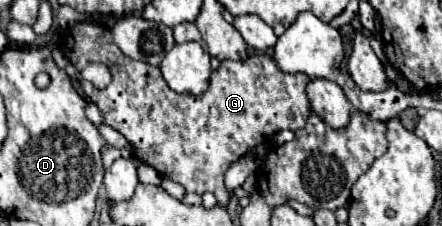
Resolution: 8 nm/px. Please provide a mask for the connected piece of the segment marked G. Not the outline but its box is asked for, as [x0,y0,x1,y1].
[63,21,311,205]

